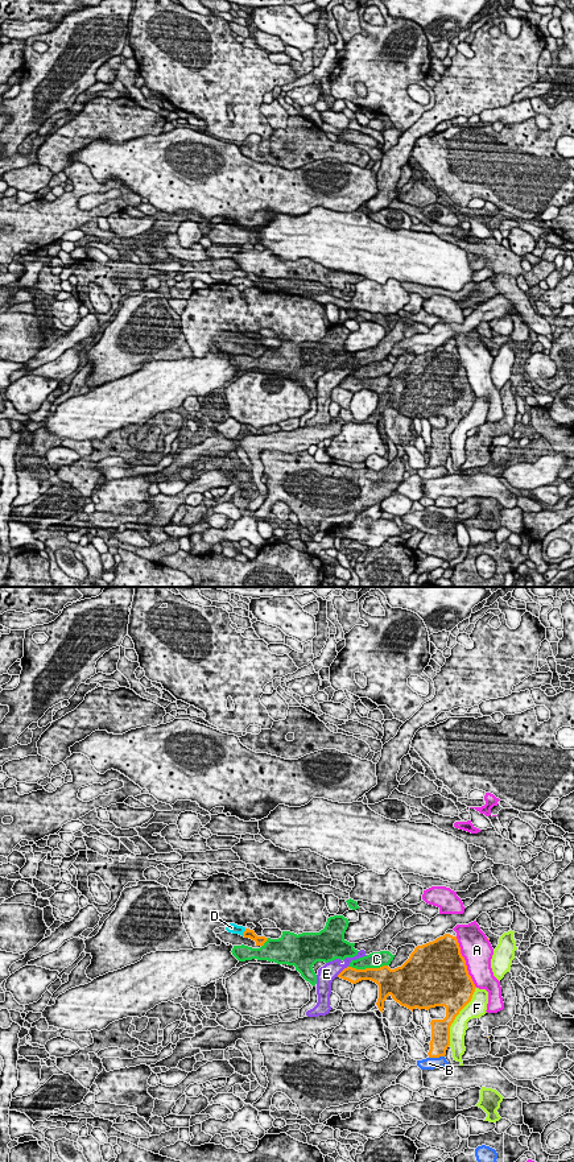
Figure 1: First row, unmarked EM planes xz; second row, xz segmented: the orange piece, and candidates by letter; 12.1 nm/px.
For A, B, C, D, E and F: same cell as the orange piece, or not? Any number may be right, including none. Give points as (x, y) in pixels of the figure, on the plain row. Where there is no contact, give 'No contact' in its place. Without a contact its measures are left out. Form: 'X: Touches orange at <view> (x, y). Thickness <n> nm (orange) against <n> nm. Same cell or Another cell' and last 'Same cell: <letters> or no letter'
A: Touches orange at xz (465, 371). Thickness 500 nm (orange) against 380 nm. Another cell
B: Touches orange at xz (436, 466). Thickness 240 nm (orange) against 160 nm. Another cell
C: Touches orange at xz (367, 377). Thickness 240 nm (orange) against 190 nm. Another cell
D: Touches orange at xz (243, 342). Thickness 120 nm (orange) against 130 nm. Same cell
E: Touches orange at xz (342, 380). Thickness 190 nm (orange) against 220 nm. Another cell
F: Touches orange at xz (457, 424). Thickness 380 nm (orange) against 220 nm. Another cell
Same cell: D

